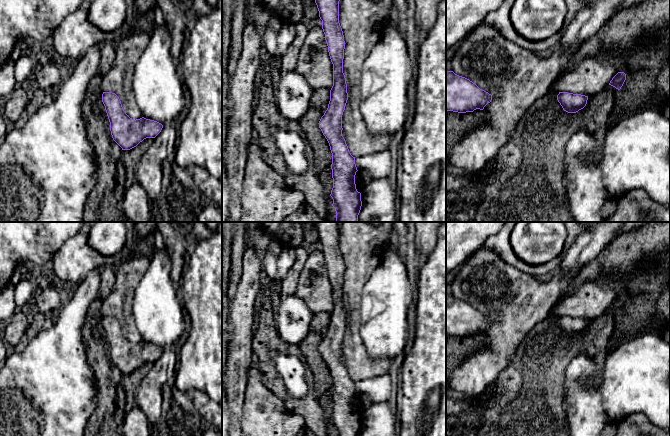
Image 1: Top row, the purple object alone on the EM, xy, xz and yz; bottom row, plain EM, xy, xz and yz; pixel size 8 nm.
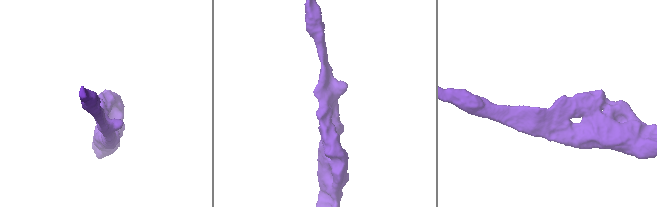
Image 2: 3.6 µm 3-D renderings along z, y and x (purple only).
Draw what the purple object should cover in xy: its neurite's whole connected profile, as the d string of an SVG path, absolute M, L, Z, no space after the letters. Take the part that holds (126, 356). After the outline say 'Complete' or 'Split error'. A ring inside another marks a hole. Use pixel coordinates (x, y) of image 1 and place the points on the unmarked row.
M103 316L102 326L110 346L112 362L122 374L130 374L146 362L155 362L163 352L161 347L154 344L130 342L115 317Z. Complete

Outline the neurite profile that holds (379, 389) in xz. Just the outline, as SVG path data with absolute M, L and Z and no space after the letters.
M388 374L355 382L357 394L367 394L373 404L388 401L393 389Z

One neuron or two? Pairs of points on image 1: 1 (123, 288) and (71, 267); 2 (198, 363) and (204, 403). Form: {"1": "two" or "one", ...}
{"1": "two", "2": "two"}

